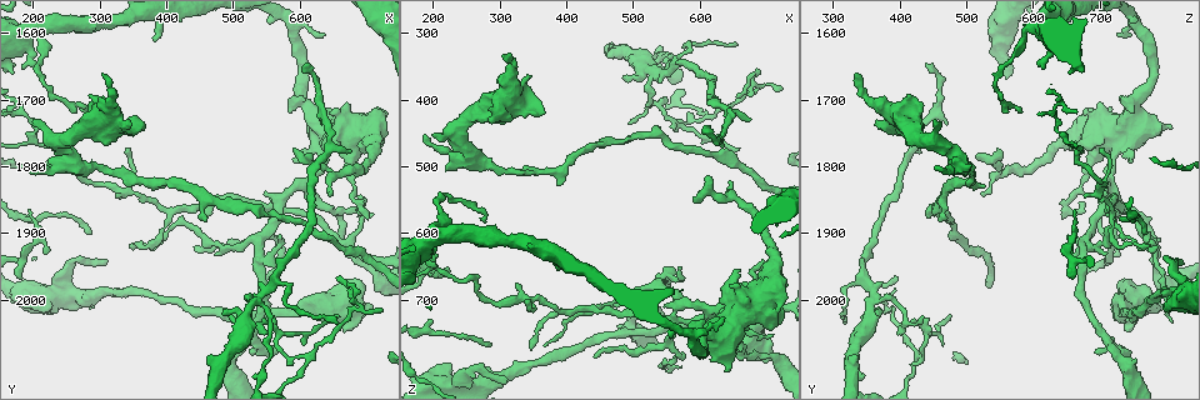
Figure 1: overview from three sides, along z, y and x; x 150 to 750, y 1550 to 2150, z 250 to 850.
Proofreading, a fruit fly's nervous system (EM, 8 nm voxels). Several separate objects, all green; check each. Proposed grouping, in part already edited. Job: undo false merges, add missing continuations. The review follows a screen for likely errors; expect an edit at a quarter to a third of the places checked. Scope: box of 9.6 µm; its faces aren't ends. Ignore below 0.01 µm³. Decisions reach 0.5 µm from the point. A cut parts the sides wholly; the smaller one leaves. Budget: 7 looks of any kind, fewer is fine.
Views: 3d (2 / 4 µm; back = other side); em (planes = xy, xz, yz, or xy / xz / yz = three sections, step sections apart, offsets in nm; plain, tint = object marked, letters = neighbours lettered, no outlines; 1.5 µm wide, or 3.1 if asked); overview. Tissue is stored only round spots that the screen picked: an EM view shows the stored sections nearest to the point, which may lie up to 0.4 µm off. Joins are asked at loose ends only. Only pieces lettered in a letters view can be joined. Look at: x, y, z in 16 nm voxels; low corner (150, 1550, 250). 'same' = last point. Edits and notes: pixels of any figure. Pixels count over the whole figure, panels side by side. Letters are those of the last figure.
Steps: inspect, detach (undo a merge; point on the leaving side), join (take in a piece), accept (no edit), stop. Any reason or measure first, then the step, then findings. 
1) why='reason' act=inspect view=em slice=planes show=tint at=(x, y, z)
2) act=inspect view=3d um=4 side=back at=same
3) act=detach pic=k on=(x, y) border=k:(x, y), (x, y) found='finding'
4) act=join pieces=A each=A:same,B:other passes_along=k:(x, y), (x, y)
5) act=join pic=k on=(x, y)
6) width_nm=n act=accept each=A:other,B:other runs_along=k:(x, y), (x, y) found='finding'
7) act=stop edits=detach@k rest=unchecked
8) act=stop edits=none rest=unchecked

why='an open end' act=inspect view=3d um=2 at=(635, 1600, 730)

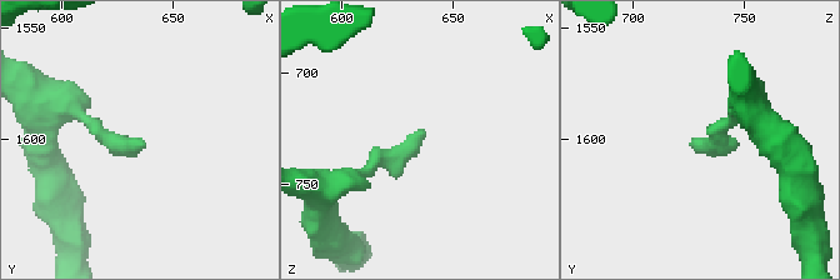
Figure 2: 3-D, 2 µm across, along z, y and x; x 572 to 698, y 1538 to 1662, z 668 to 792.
why='shape alone is not enough' act=inspect view=em slice=planes show=letters at=(638, 1603, 727)

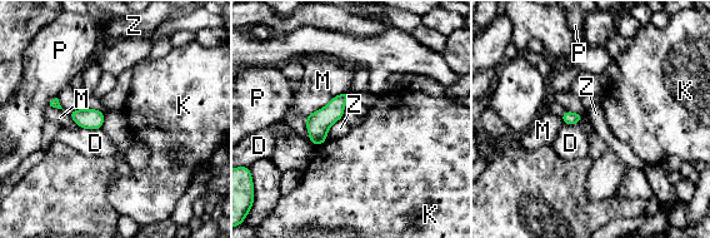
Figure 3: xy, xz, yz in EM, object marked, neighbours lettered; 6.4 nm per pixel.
longest_contact=M:320nm act=accept each=D:other,K:other,M:other,P:other,Z:other border=3:(79, 127), (101, 128) found='no lettered piece goes on from it'

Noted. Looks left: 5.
why='arms part here' act=inspect view=3d um=4 at=(565, 2050, 445)

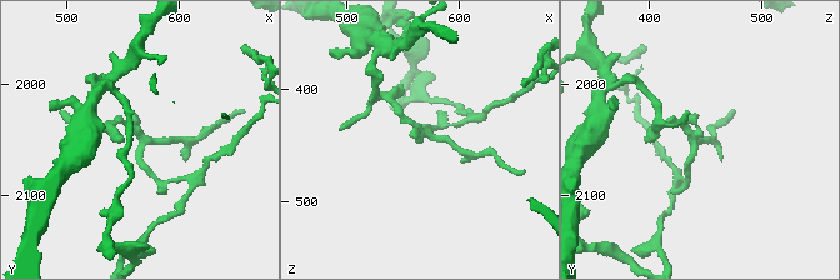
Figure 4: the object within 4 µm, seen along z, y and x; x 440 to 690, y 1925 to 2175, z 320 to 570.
act=inspect view=em slice=planes show=letters at=(564, 2044, 442)

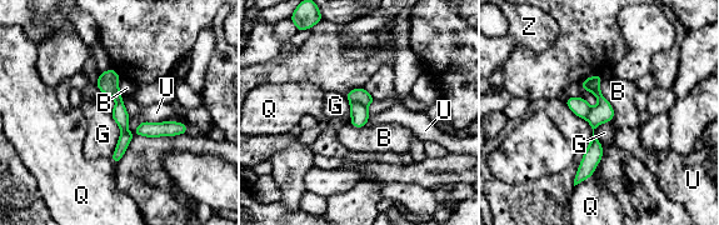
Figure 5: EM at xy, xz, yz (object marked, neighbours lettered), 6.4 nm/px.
act=detach pic=5 on=(359, 113) each=B:other,G:other,Q:other,U:other,Z:other border=5:(350, 103), (362, 103), (365, 106) found='a second neuron is stuck on'

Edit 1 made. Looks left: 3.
why='redraw' act=inspect view=overview

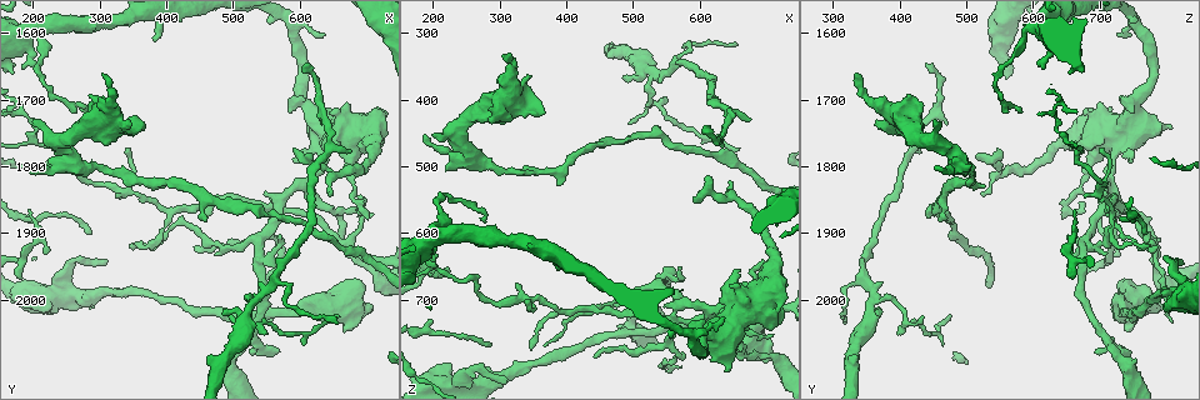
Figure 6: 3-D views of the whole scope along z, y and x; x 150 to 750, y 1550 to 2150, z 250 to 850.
why='tapers out' act=inspect view=em slice=planes show=tint at=(190, 1805, 450)

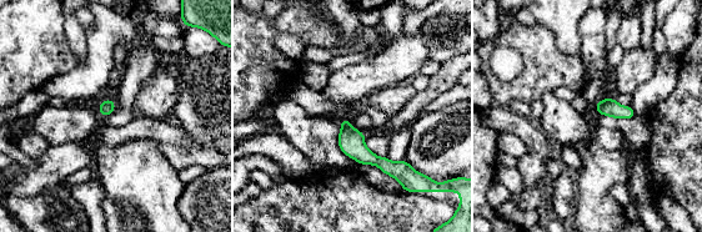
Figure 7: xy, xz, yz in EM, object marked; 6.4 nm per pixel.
act=inspect view=em slice=planes show=letters at=same

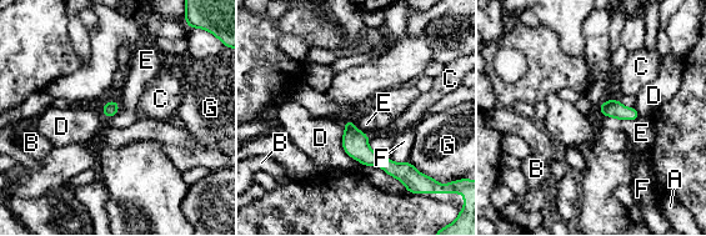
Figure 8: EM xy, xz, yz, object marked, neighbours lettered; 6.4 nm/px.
act=accept each=A:other,B:other,C:other,D:other,E:other,F:other,G:other runs_along=8:(348, 125), (372, 159), (410, 167) found='none of them fits'

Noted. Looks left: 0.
act=stop edits=detach@5 rest=unchecked

